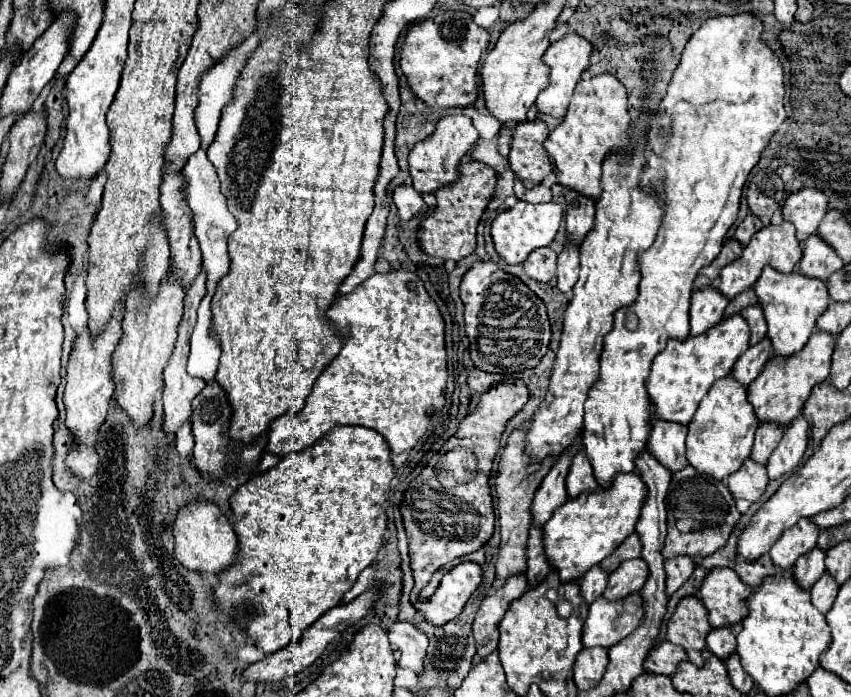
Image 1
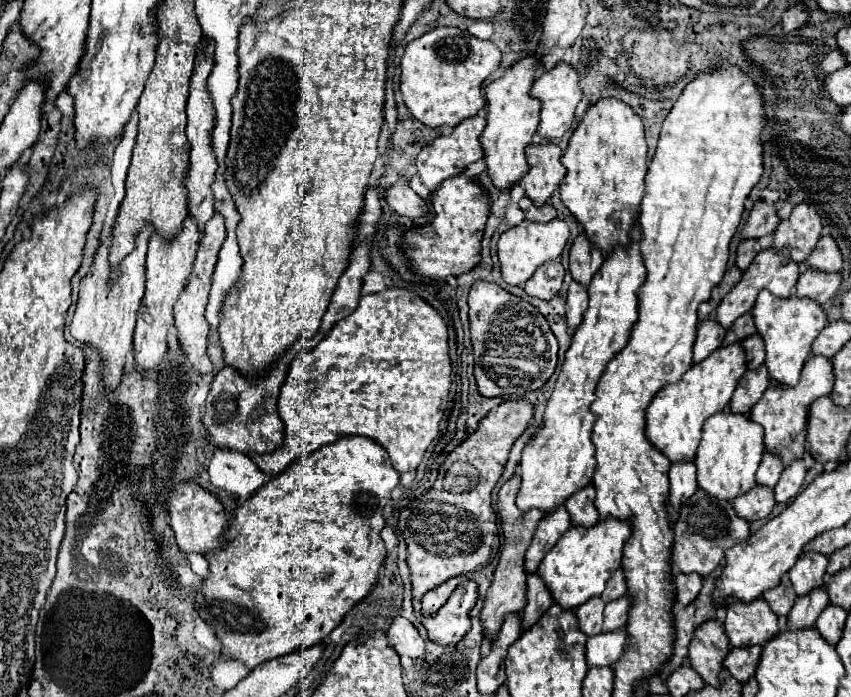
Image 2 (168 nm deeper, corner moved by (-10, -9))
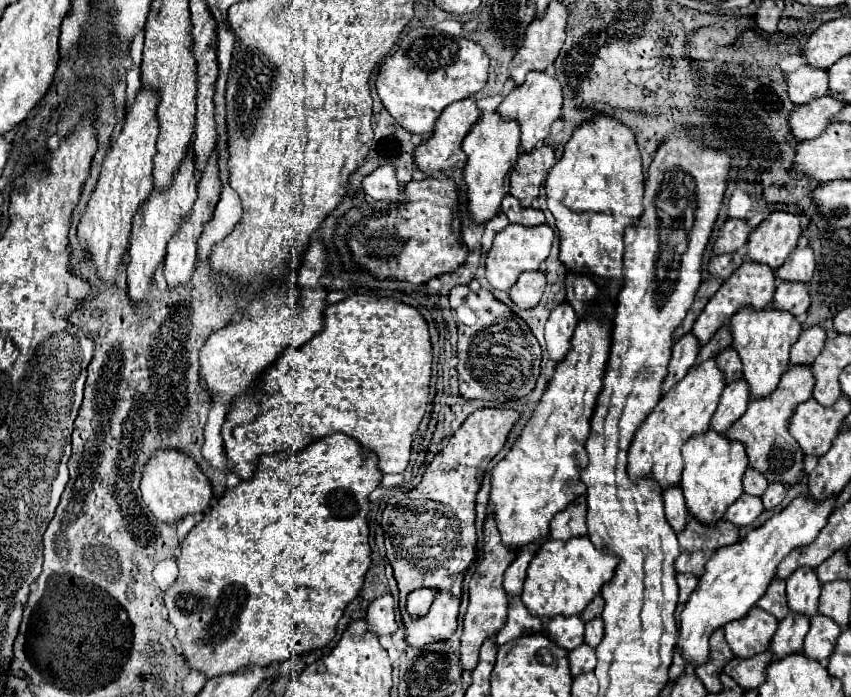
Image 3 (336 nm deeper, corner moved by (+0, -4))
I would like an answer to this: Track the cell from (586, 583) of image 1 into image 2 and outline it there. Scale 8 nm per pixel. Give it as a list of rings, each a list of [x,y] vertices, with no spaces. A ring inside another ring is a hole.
[[[595,597],[589,599],[585,605],[577,607],[577,617],[579,617],[579,627],[585,635],[599,635],[603,631],[603,599]]]

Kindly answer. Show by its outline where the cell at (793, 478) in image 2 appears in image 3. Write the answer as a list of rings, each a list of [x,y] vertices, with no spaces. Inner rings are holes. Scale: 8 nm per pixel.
[[[769,484],[769,488],[767,488],[765,494],[761,496],[761,502],[763,502],[765,510],[775,508],[775,506],[785,498],[785,492],[787,492],[787,488],[785,488],[783,484]]]

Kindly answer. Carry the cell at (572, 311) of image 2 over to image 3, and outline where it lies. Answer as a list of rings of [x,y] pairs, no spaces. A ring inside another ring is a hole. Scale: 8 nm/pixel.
[[[567,302],[559,304],[551,312],[551,316],[545,324],[545,342],[547,342],[547,352],[549,352],[549,358],[553,360],[553,364],[563,362],[567,352],[571,350],[571,336],[573,336],[577,322],[579,320]]]

